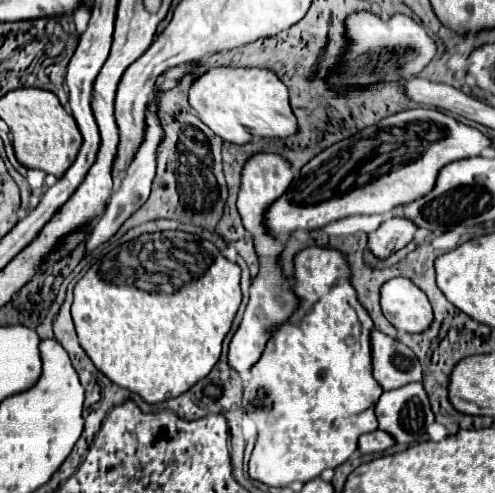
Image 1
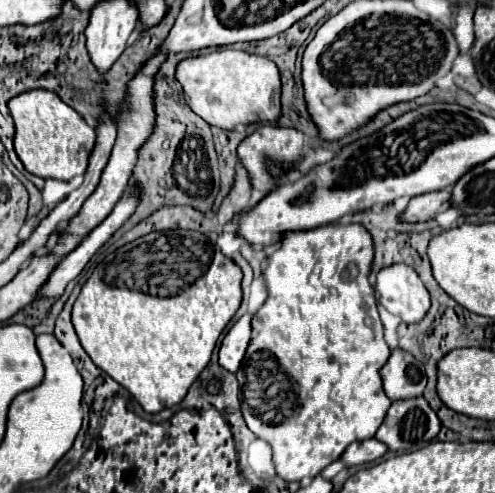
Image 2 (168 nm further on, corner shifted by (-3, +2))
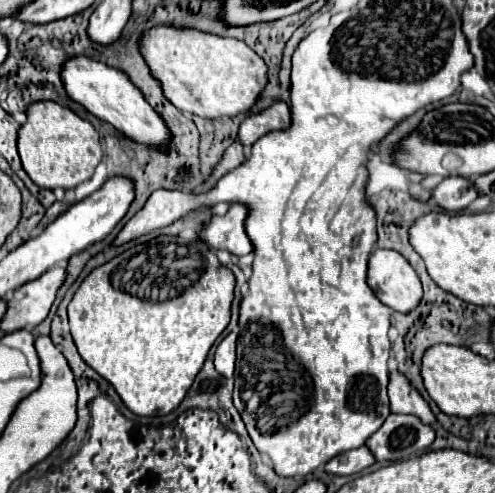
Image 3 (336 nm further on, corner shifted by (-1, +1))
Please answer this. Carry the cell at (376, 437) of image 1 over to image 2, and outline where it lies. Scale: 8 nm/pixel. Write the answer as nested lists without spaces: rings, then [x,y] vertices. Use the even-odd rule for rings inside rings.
[[[368,439],[368,441],[360,441],[360,443],[352,443],[344,455],[340,457],[346,467],[354,467],[354,465],[364,465],[370,461],[380,459],[386,453],[386,445],[382,445],[378,439]]]

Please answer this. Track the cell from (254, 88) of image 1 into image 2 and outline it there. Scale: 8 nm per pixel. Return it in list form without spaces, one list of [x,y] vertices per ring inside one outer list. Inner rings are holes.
[[[218,49],[182,59],[176,65],[176,79],[182,85],[188,107],[214,127],[232,129],[238,123],[272,123],[276,115],[280,115],[280,77],[276,65],[268,57],[238,49]]]

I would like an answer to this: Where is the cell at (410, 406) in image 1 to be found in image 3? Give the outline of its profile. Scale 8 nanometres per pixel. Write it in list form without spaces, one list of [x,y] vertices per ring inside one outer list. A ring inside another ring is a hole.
[[[390,414],[386,424],[366,440],[378,462],[408,460],[434,442],[434,428],[410,414]]]

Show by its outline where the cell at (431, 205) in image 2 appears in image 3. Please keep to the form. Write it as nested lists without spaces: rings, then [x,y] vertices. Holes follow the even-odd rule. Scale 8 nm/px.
[[[450,176],[444,178],[434,190],[432,190],[432,202],[436,202],[442,210],[448,212],[456,212],[466,208],[472,200],[478,198],[478,192],[474,188],[474,184],[466,182],[460,176]]]

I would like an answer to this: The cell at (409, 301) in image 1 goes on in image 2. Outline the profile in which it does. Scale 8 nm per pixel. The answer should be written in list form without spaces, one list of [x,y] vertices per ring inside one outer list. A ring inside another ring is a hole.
[[[394,263],[376,273],[380,303],[404,323],[418,323],[430,307],[430,295],[418,273],[406,263]]]

